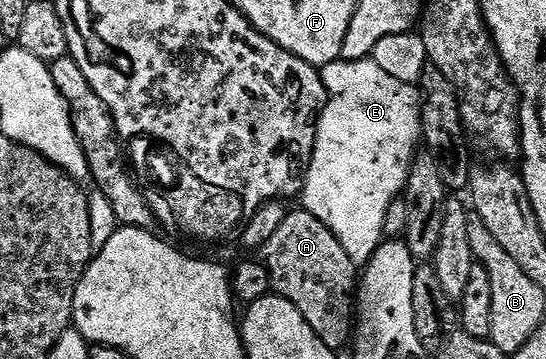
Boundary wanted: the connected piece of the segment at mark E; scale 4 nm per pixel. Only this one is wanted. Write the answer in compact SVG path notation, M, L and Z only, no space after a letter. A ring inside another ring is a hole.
M342 60L330 62L328 66L322 67L321 73L323 83L327 89L327 101L324 102L319 115L319 125L315 127L315 147L311 153L311 162L307 165L307 177L303 180L303 189L301 191L303 202L301 202L301 206L302 209L308 210L313 216L317 216L317 220L321 220L321 224L325 224L325 228L329 228L329 232L333 232L333 236L337 236L337 240L341 240L345 252L349 252L349 260L353 260L356 267L363 268L366 267L367 261L371 259L380 242L384 241L383 225L385 224L385 212L388 211L389 204L404 193L407 185L411 162L421 146L423 104L418 89L412 83L402 82L394 78L394 76L388 76L383 69L377 68L377 64L370 60L362 62L344 62Z

